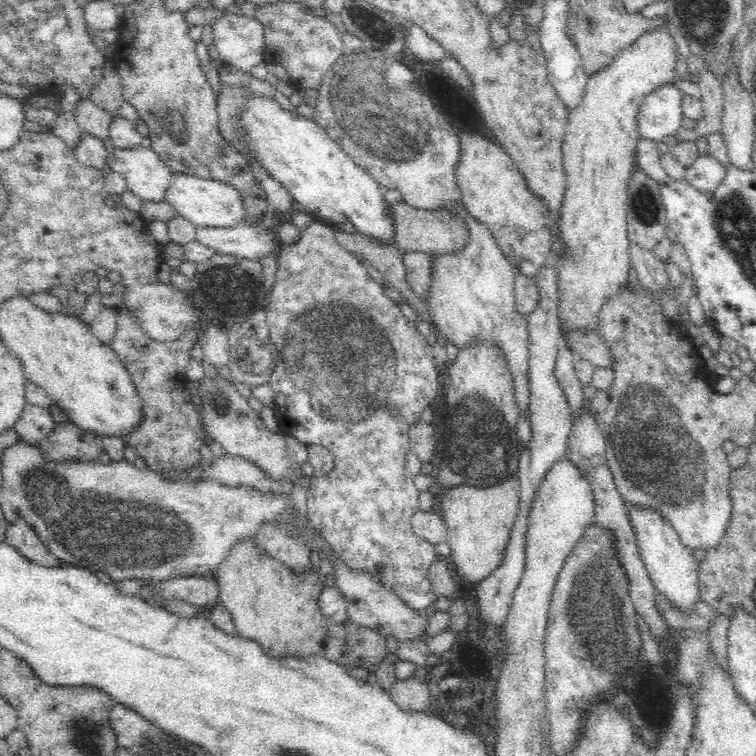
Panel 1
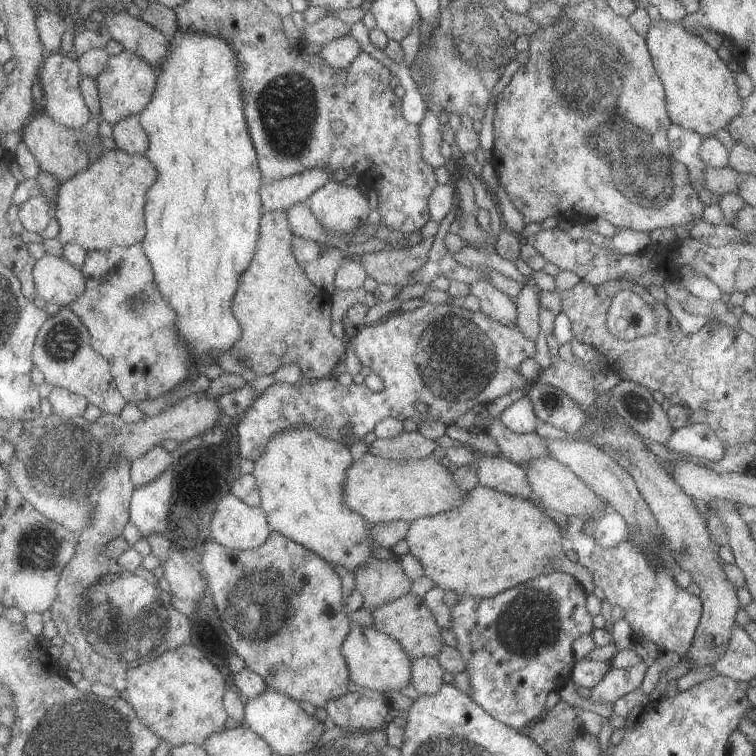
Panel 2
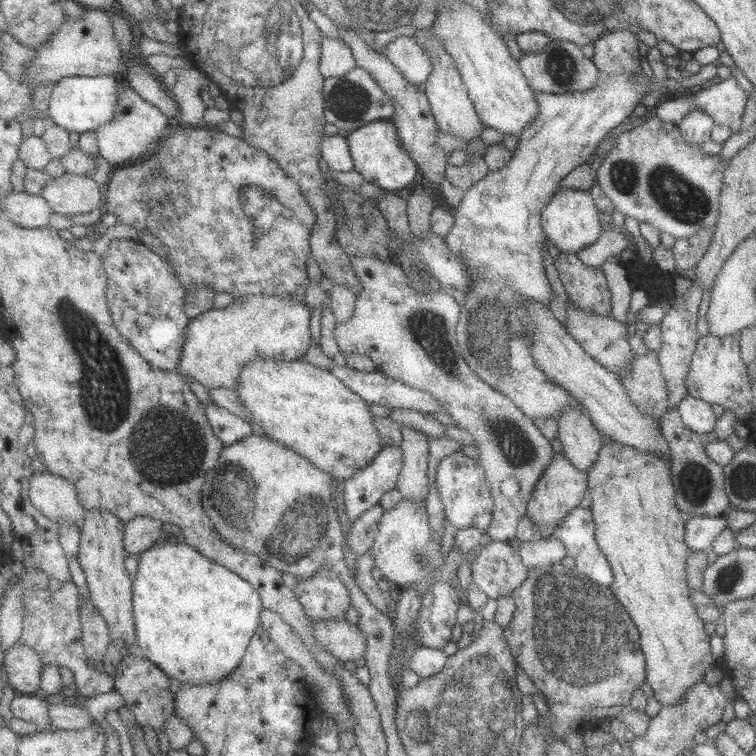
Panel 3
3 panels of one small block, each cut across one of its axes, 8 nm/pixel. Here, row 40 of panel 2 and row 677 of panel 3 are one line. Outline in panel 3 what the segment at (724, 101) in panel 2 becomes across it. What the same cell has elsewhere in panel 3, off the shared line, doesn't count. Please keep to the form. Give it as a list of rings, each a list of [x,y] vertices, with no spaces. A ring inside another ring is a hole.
[[[604,439],[588,476],[587,492],[592,498],[590,509],[596,523],[596,542],[614,573],[610,588],[639,630],[641,649],[645,654],[646,683],[652,687],[653,696],[663,706],[680,704],[695,684],[704,683],[706,672],[717,661],[712,656],[705,622],[696,614],[697,605],[690,599],[687,560],[692,551],[685,542],[688,516],[676,506],[670,460],[662,454],[656,456],[651,452],[640,452],[615,440]]]

